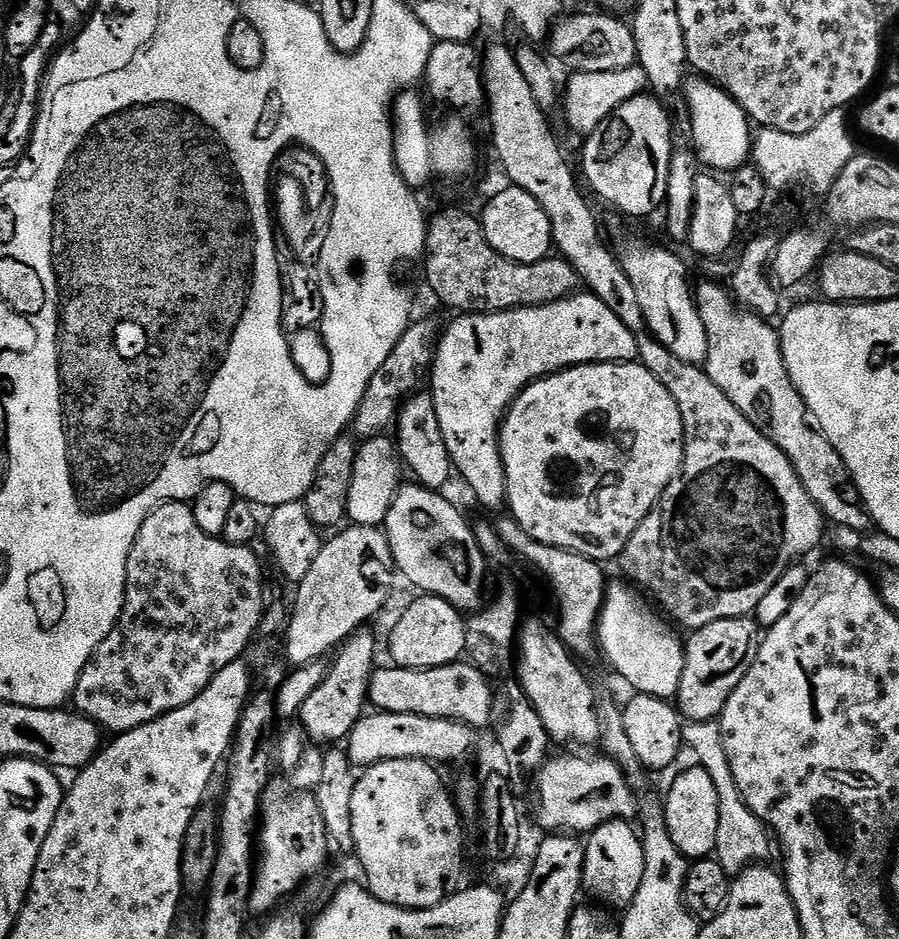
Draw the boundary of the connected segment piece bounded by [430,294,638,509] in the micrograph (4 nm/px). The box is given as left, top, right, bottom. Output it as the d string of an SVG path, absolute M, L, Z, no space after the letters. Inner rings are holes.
M573 294L567 296L564 300L558 302L550 302L542 306L534 306L533 308L511 308L509 312L474 312L471 314L460 314L452 320L443 329L440 343L436 346L436 356L432 360L430 369L430 381L432 380L432 389L430 395L434 402L434 410L438 410L438 426L442 426L442 438L446 438L446 450L452 459L452 467L468 483L470 491L476 495L476 500L484 508L500 508L505 507L508 498L508 487L506 486L506 474L504 473L504 463L502 462L502 454L500 453L500 425L508 411L512 407L512 403L516 397L536 380L543 380L544 377L552 375L553 372L563 372L566 368L574 368L577 364L611 364L613 362L632 362L638 357L638 339L637 333L633 329L627 328L622 322L622 318L618 318L618 314L614 314L614 310L610 310L610 306L606 306L606 302L602 302L597 296L591 294Z

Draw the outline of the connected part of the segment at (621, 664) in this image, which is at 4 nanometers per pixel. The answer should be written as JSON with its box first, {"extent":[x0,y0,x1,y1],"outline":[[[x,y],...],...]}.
{"extent":[598,583,685,701],"outline":[[[609,583],[607,585],[604,595],[604,605],[600,611],[600,622],[598,625],[599,649],[602,652],[604,650],[604,656],[612,663],[613,670],[630,687],[636,688],[632,690],[645,696],[657,696],[660,700],[671,701],[675,697],[678,686],[682,682],[685,641],[683,639],[679,640],[676,637],[677,629],[631,583],[623,583]]]}

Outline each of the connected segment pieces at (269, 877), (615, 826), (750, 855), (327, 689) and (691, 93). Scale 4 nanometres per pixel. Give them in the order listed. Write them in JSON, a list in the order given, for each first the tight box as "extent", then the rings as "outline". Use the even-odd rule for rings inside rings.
[{"extent":[248,779,330,914],"outline":[[[273,779],[264,789],[260,802],[258,820],[258,871],[252,877],[252,895],[248,897],[248,907],[253,913],[272,914],[285,903],[287,896],[292,896],[324,863],[328,860],[330,841],[318,802],[311,791],[303,792],[300,788],[291,788],[284,780]]]},{"extent":[584,820,645,907],"outline":[[[612,820],[589,833],[585,843],[584,888],[598,896],[605,905],[627,907],[642,884],[645,874],[644,845],[629,821]],[[608,903],[608,904],[607,904]]]},{"extent":[684,720,774,878],"outline":[[[698,720],[685,723],[684,744],[687,751],[689,748],[696,755],[695,763],[710,774],[710,778],[714,781],[714,786],[718,789],[718,842],[716,843],[714,859],[722,866],[722,870],[726,870],[728,876],[735,878],[741,876],[747,868],[760,866],[765,862],[771,861],[768,859],[772,856],[774,840],[770,835],[770,829],[764,821],[756,817],[754,810],[750,810],[750,806],[746,806],[742,794],[738,790],[738,782],[734,782],[734,774],[730,770],[730,762],[726,759],[726,746],[722,746],[722,734],[720,733],[719,723],[716,720]]]},{"extent":[298,631,378,746],"outline":[[[368,631],[355,632],[340,645],[335,653],[336,661],[331,661],[322,686],[318,686],[318,690],[314,690],[314,694],[310,694],[306,702],[302,702],[298,724],[311,743],[313,740],[316,744],[324,744],[323,746],[336,746],[347,741],[350,730],[354,730],[360,717],[365,715],[370,704],[368,699],[370,678],[378,664],[376,636]]]},{"extent":[686,78,754,174],"outline":[[[707,78],[695,79],[689,79],[686,84],[688,116],[692,119],[692,140],[696,143],[695,155],[701,165],[708,167],[705,169],[731,174],[749,163],[754,143],[754,125],[730,93]]]}]

